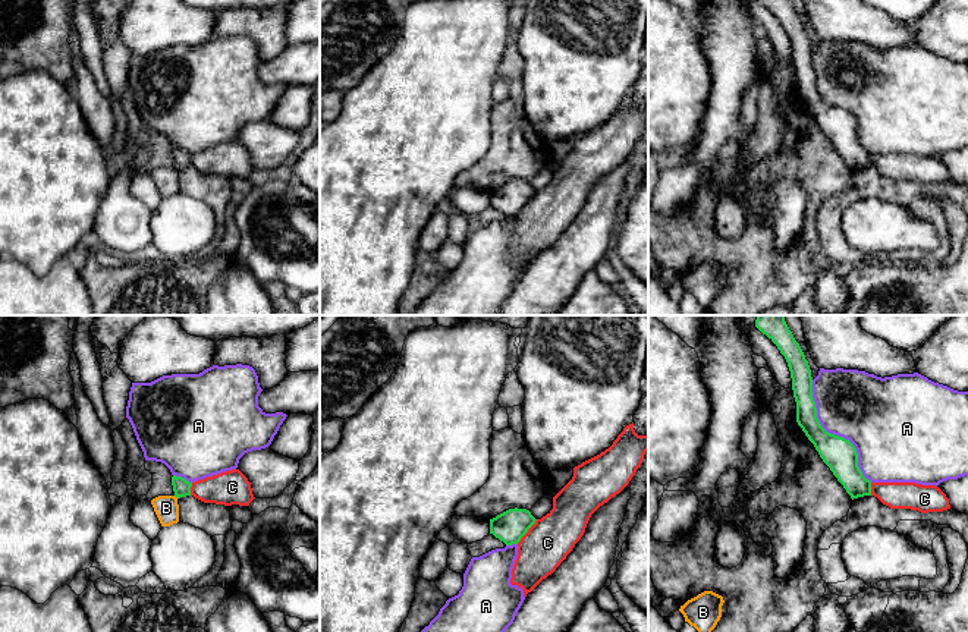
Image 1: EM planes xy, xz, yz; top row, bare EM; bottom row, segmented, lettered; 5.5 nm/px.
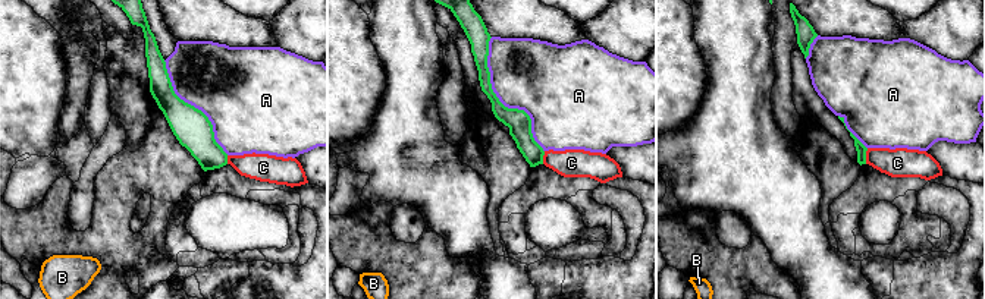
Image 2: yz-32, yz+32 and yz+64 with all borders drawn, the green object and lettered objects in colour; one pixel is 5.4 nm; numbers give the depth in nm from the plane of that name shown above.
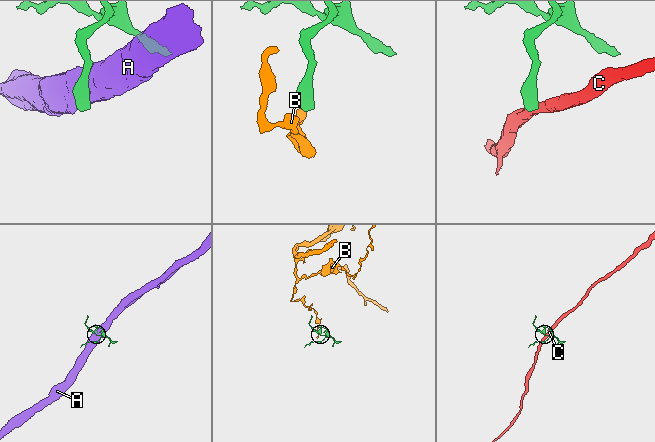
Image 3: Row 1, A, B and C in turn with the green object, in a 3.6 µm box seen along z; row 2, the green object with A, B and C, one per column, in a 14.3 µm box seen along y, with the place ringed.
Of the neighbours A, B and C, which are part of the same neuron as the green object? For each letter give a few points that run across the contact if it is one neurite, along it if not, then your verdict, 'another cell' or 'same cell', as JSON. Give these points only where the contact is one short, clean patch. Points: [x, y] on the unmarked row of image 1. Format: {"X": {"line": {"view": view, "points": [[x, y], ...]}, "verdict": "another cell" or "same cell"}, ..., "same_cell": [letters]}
{"A": {"verdict": "another cell"}, "B": {"line": {"view": "xy", "points": [[173, 167], [178, 169]]}, "verdict": "another cell"}, "C": {"line": {"view": "xz", "points": [[537, 191], [516, 214]]}, "verdict": "another cell"}, "same_cell": []}

